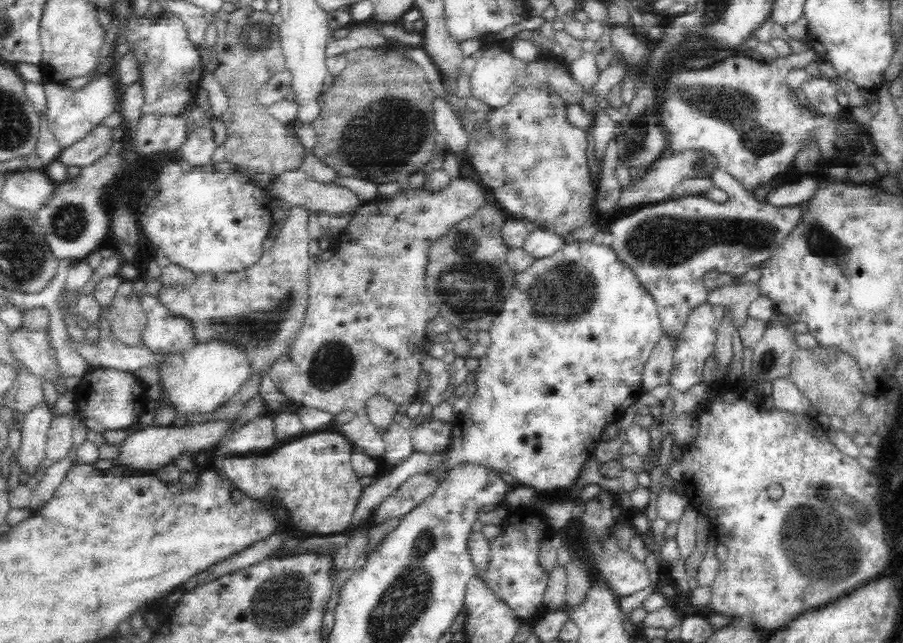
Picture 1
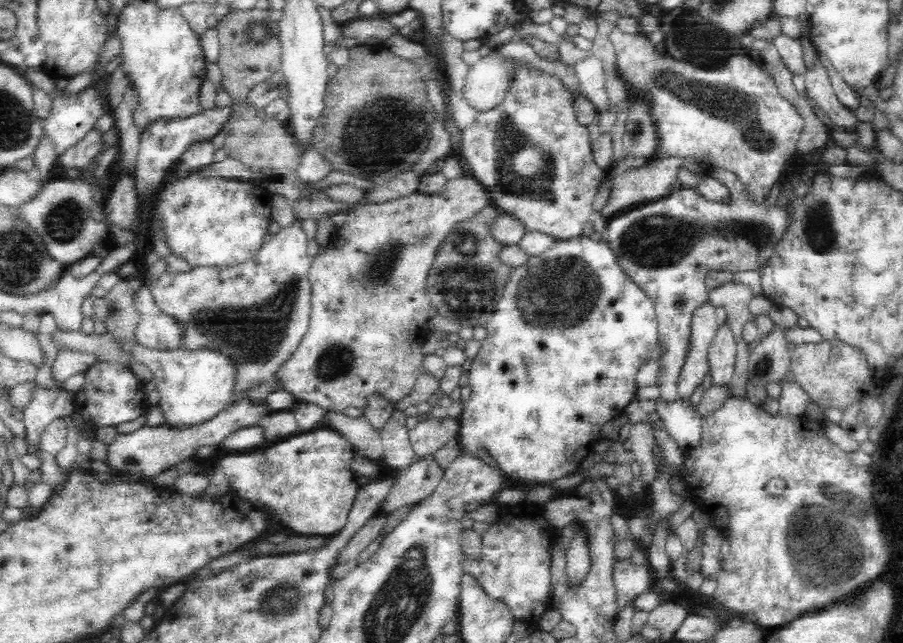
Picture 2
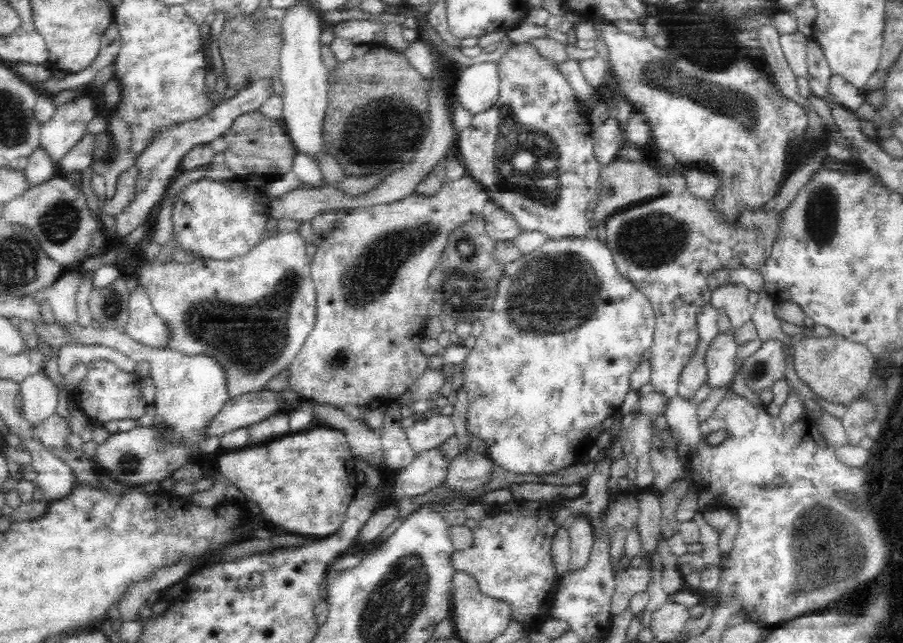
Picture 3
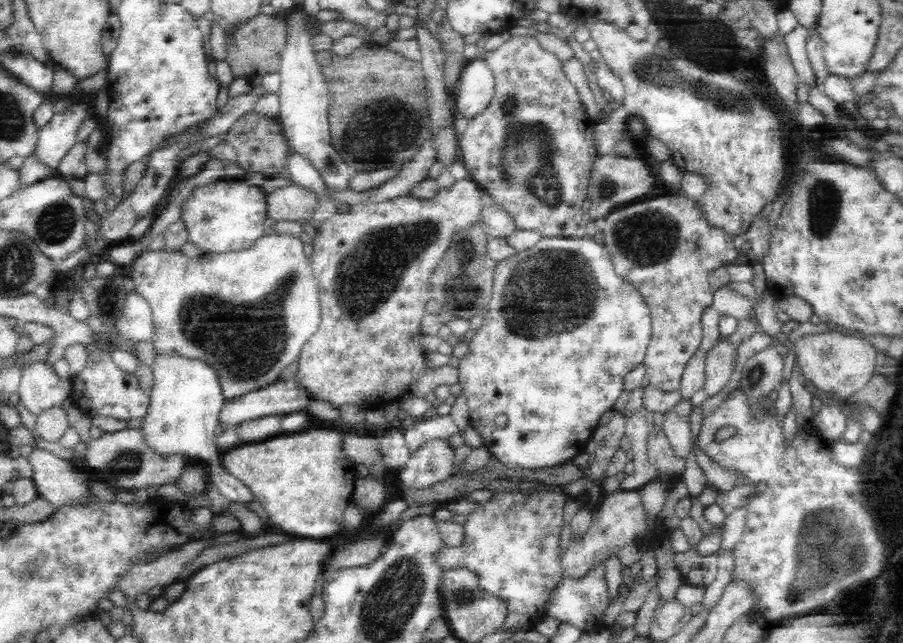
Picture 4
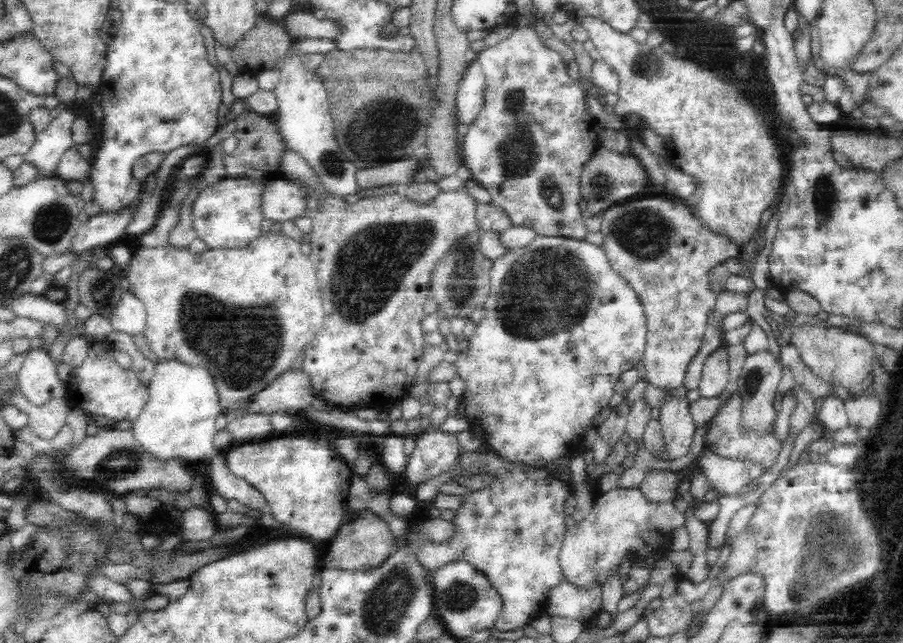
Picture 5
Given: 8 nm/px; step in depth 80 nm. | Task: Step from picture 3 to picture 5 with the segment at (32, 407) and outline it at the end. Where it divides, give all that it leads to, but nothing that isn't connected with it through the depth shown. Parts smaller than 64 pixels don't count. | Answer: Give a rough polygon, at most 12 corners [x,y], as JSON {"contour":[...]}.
{"contour":[[26,345],[20,392],[36,406],[67,396],[47,351]]}

